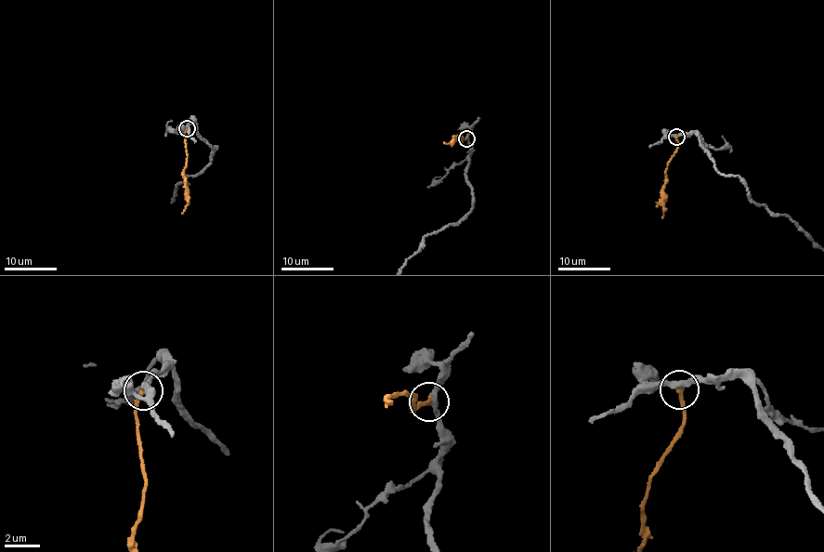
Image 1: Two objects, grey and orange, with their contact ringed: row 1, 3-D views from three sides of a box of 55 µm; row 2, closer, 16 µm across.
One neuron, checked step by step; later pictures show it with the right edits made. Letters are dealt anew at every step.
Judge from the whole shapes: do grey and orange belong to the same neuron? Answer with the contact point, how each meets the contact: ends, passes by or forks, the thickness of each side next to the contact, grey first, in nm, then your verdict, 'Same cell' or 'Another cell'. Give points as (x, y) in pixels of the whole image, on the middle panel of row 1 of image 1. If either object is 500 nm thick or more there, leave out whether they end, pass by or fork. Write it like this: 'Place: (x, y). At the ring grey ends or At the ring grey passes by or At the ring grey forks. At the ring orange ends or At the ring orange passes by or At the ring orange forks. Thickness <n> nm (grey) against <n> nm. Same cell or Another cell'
Place: (466, 138). At the ring grey passes by. At the ring orange ends. Thickness 260 nm (grey) against 240 nm. Same cell

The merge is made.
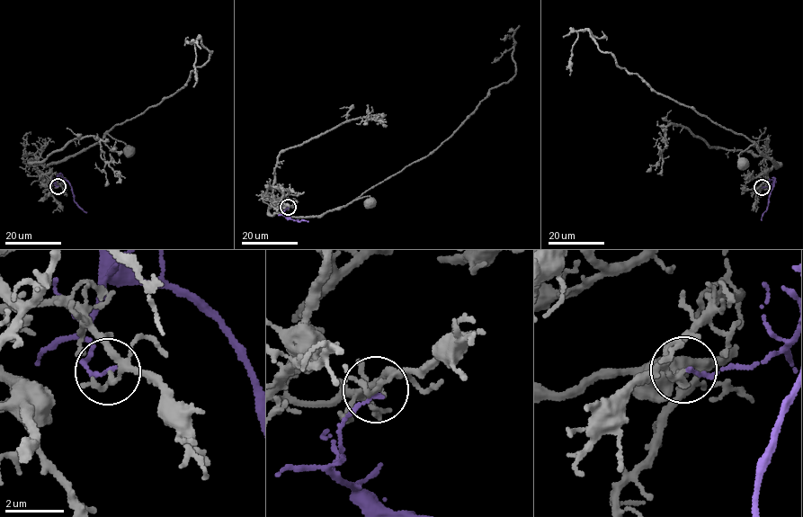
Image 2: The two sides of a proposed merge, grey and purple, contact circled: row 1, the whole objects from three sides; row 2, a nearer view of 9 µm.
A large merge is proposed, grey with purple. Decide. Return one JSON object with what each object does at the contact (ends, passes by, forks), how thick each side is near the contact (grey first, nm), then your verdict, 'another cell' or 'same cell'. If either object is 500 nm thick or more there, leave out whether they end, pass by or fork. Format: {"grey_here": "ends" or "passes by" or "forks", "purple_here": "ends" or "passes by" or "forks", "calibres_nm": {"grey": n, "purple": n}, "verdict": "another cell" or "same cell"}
{"grey_here": "passes by", "purple_here": "ends", "calibres_nm": {"grey": 130, "purple": 120}, "verdict": "another cell"}

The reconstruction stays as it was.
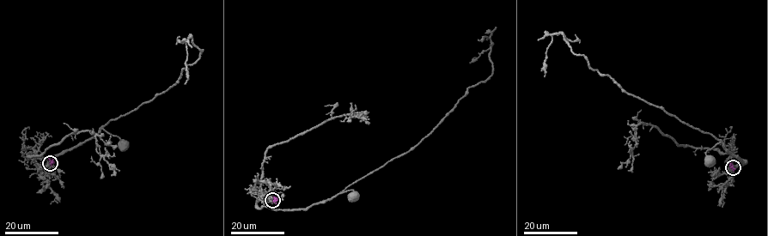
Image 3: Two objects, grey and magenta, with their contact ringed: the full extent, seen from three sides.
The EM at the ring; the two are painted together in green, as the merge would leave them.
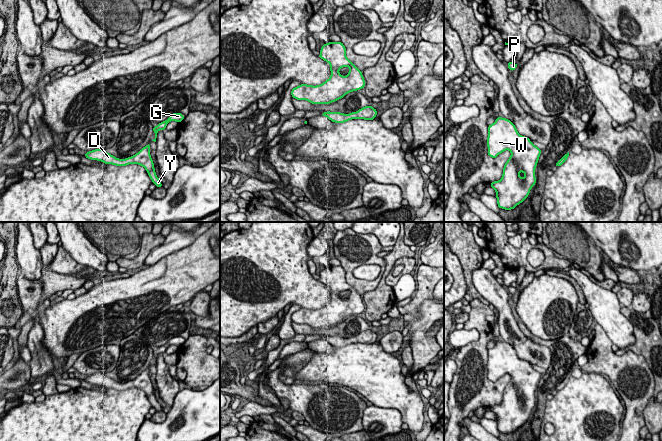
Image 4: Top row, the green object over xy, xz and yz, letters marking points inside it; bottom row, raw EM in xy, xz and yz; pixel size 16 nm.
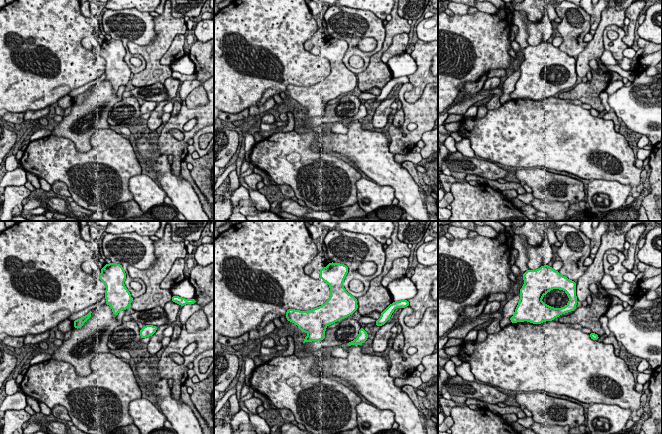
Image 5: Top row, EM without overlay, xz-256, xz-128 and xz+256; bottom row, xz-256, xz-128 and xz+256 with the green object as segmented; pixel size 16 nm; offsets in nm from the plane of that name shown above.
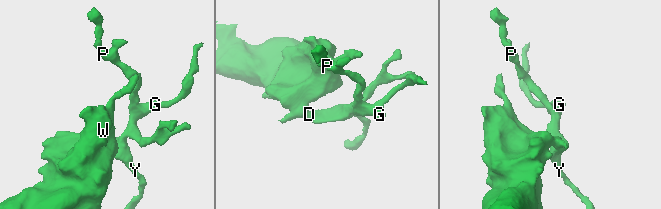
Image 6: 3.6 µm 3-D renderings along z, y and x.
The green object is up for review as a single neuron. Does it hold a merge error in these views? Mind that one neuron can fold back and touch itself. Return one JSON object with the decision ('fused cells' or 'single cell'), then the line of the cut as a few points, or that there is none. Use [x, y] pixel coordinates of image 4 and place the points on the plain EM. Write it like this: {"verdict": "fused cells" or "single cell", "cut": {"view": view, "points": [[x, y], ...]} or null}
{"verdict": "single cell", "cut": null}

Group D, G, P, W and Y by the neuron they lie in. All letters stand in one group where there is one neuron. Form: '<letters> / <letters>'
D G P W Y

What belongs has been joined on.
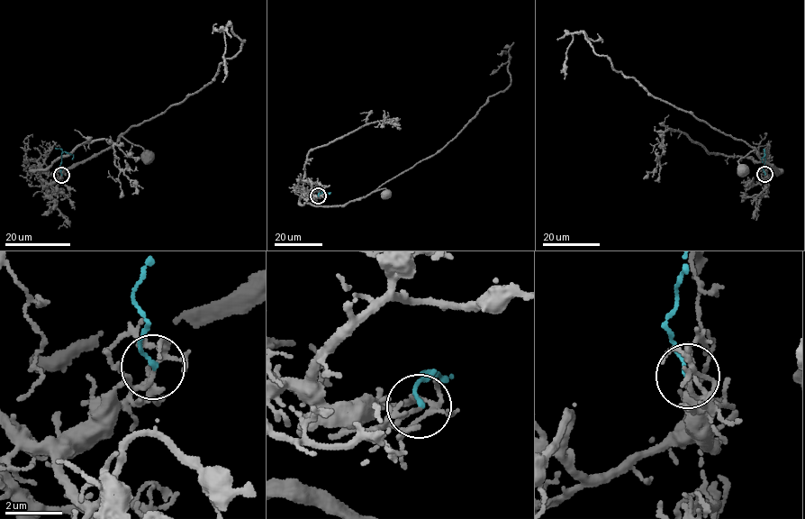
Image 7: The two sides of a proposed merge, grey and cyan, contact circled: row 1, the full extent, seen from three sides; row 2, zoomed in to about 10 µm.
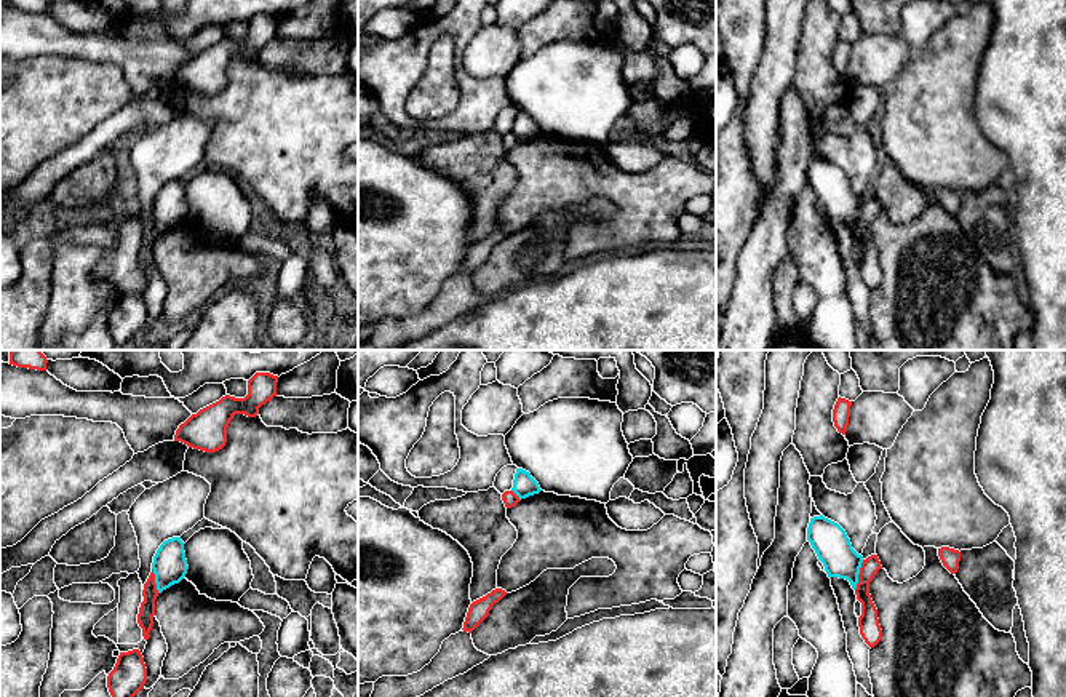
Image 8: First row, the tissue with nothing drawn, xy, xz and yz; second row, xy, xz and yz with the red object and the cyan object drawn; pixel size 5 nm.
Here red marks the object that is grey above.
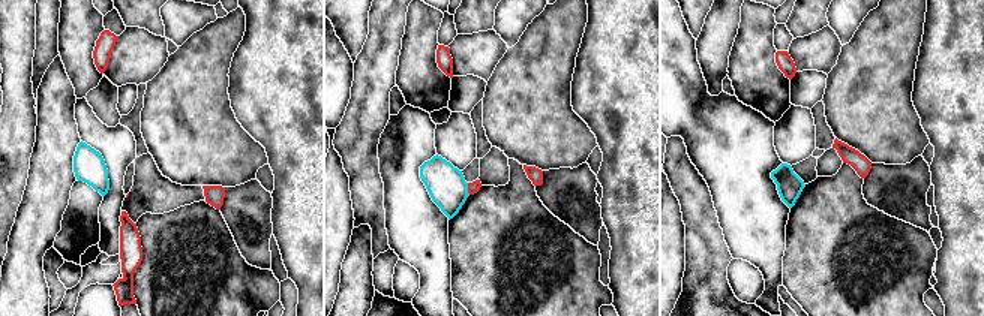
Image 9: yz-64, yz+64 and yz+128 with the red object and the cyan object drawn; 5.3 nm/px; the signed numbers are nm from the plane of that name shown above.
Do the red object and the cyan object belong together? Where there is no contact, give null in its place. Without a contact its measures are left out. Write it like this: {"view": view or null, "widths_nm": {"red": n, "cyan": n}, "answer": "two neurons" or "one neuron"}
{"view": "yz", "widths_nm": {"red": 110, "cyan": 180}, "answer": "two neurons"}

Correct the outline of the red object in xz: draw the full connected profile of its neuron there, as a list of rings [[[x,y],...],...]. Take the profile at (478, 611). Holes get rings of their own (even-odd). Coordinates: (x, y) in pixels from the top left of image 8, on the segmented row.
[[[495,588],[486,596],[473,601],[468,607],[462,630],[471,633],[489,615],[492,606],[499,603],[505,595],[505,590]]]

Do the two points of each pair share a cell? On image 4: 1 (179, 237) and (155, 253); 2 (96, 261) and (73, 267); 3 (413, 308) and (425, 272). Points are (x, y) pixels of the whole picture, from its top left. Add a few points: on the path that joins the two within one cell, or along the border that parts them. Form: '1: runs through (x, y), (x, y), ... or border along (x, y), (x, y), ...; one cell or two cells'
1: runs through (173, 242), (161, 251); one cell
2: border along (65, 249), (77, 262), (86, 266); two cells
3: runs through (417, 299), (425, 289), (425, 281); one cell

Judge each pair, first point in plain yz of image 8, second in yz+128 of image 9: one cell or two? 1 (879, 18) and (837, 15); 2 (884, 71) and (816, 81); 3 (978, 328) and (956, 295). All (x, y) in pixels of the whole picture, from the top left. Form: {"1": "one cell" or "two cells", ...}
{"1": "two cells", "2": "two cells", "3": "two cells"}

